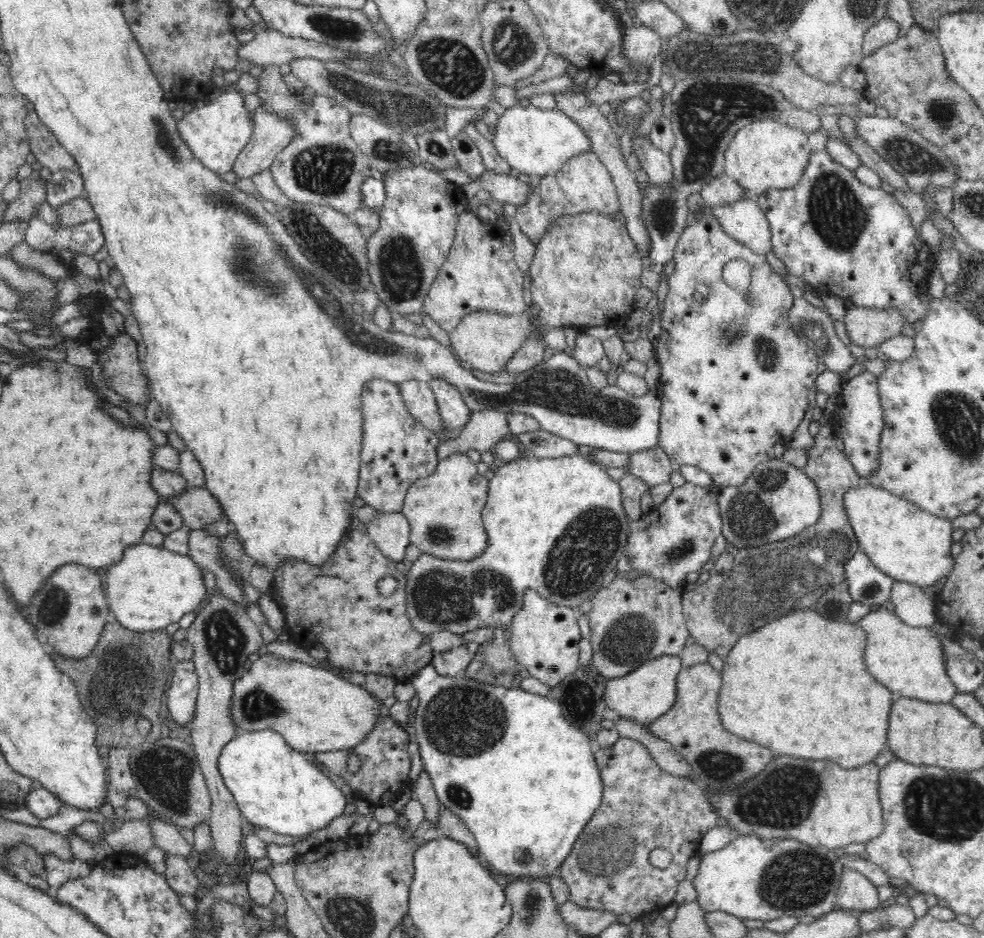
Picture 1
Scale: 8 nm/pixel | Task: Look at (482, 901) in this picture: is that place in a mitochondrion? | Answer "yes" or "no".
no

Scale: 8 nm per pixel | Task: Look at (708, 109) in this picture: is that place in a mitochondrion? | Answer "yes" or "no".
yes

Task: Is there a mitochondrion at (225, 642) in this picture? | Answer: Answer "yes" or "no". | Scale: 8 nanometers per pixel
yes

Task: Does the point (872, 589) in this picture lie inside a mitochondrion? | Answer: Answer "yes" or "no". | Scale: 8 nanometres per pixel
yes

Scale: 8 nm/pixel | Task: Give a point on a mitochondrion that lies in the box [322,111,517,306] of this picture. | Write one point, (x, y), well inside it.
(387, 150)

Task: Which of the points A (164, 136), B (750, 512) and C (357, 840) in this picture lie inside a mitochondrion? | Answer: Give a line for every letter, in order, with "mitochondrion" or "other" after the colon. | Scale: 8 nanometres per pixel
A: mitochondrion
B: mitochondrion
C: other

